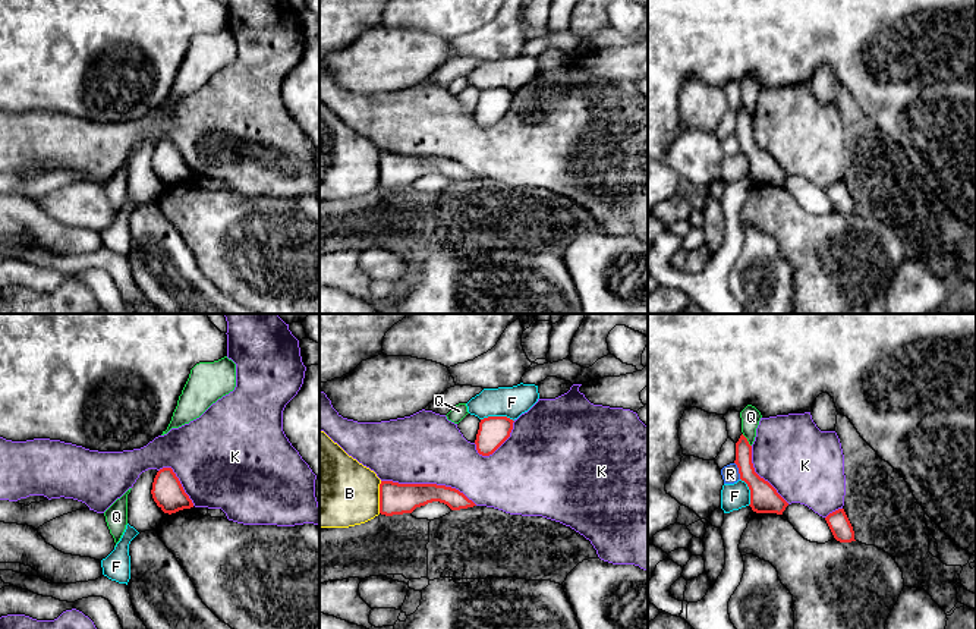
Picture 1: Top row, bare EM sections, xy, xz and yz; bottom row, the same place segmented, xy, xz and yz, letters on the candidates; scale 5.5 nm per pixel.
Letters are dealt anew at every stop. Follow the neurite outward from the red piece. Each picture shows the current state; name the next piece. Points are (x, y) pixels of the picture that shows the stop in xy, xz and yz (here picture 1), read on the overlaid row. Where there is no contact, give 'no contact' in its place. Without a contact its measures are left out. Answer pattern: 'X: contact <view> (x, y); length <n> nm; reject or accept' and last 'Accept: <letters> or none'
B: contact xz (380, 497); length 180 nm; reject
F: contact xz (497, 417); length 180 nm; reject
K: contact xz (430, 484); length 550 nm; reject
Q: contact yz (746, 440); length 90 nm; reject
R: contact yz (739, 471); length 100 nm; reject
Accept: none

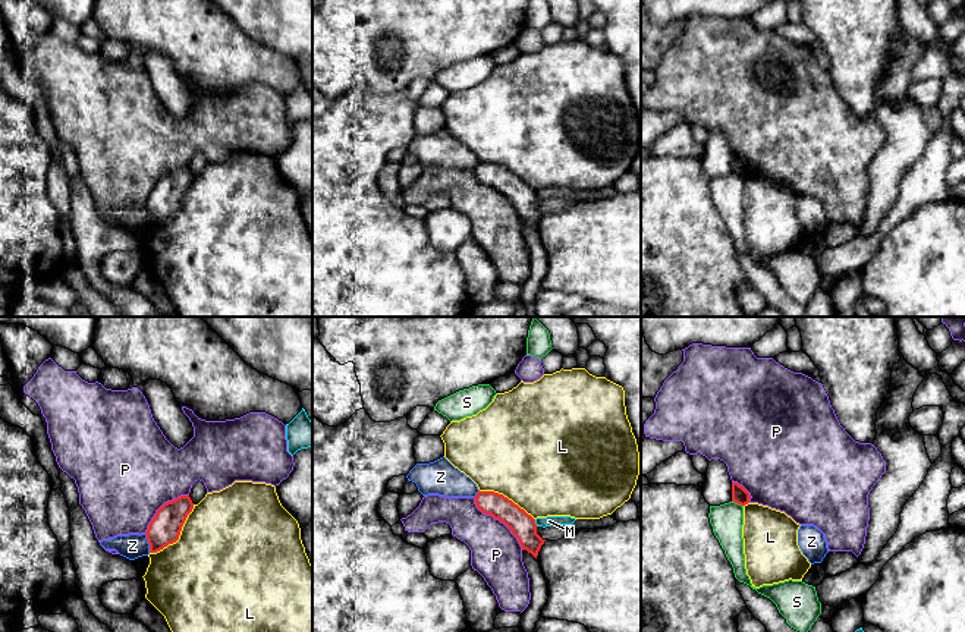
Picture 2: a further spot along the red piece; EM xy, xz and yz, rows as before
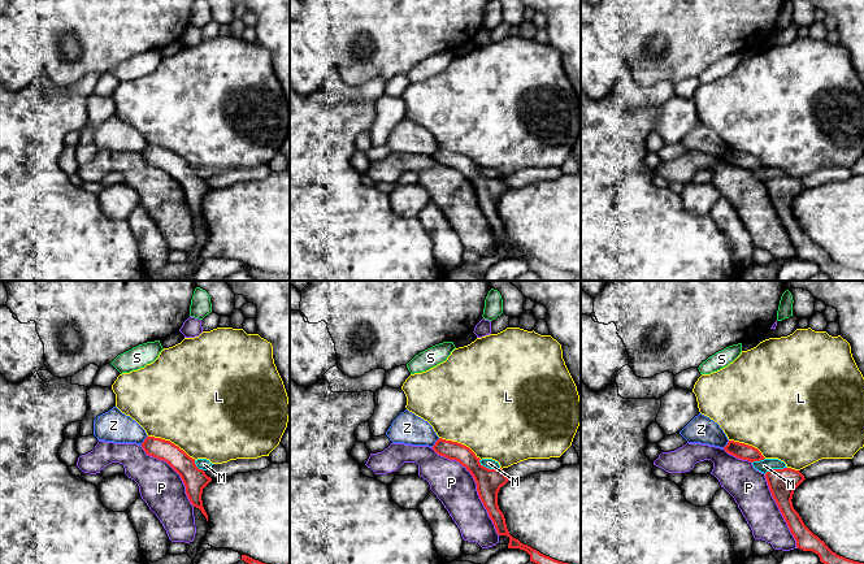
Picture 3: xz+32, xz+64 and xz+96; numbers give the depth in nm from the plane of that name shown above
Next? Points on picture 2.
L: contact xy (179, 534); length 360 nm; reject
M: contact xz (534, 522); length 40 nm; reject
P: contact xz (499, 519); length 400 nm; reject
S: contact yz (738, 503); length 70 nm; reject
Z: contact xy (148, 543); length 110 nm; reject
Accept: none

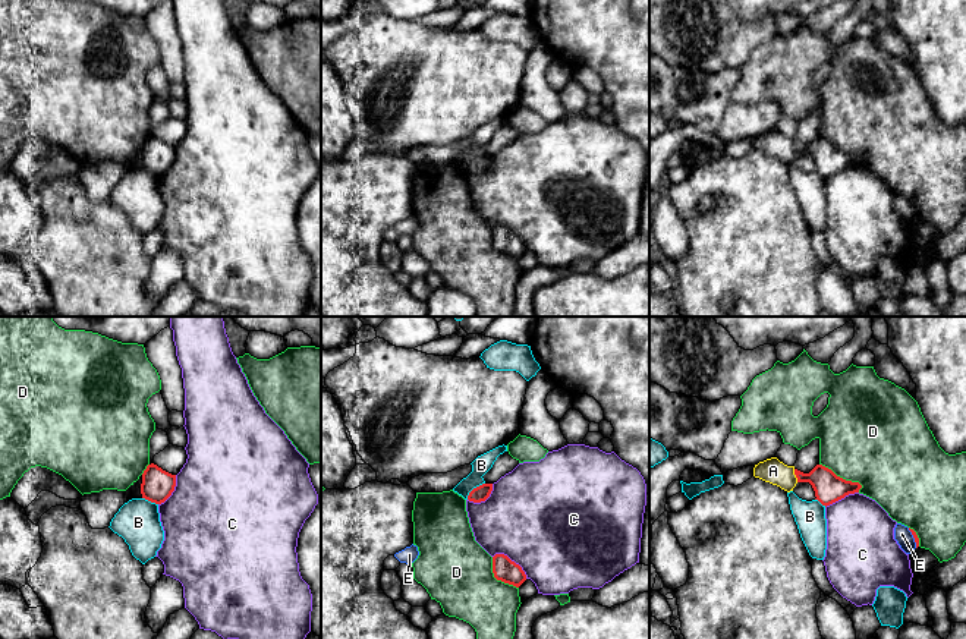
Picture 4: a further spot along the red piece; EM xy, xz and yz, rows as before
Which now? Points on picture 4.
A: contact yz (795, 474); length 80 nm; accept
B: contact xz (474, 488); length 140 nm; reject
C: contact xz (510, 560); length 220 nm; reject
D: contact yz (842, 478); length 280 nm; reject
E: contact yz (913, 537); length 120 nm; reject
Accept: A

